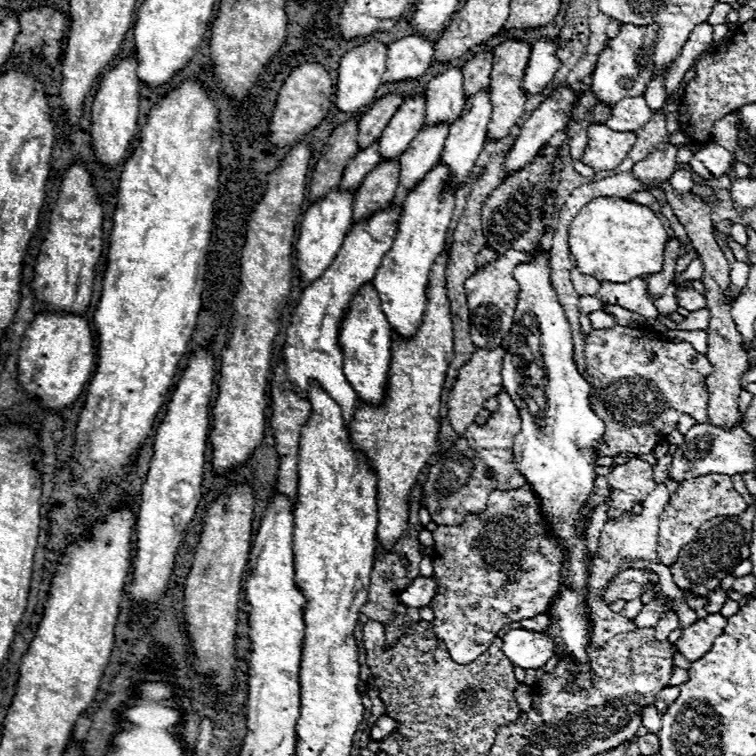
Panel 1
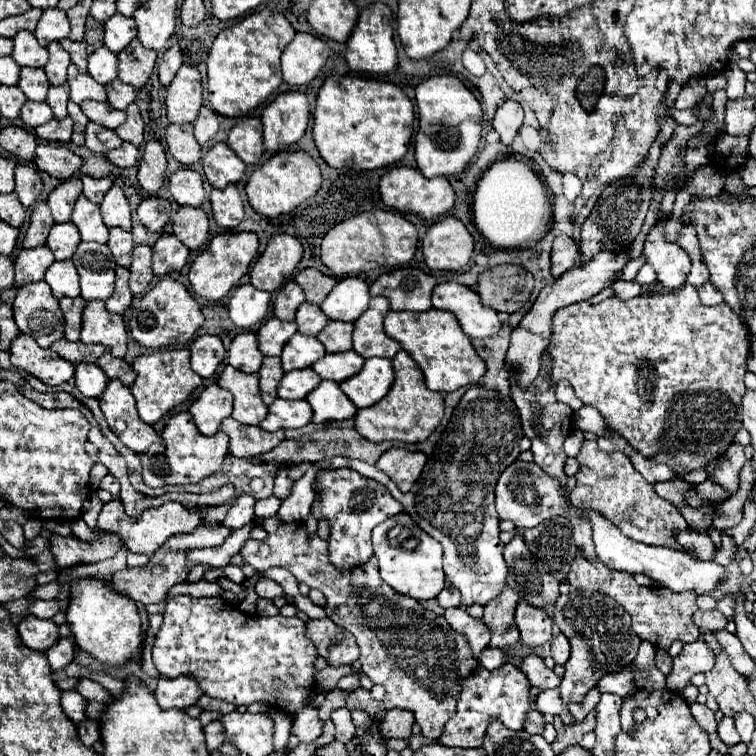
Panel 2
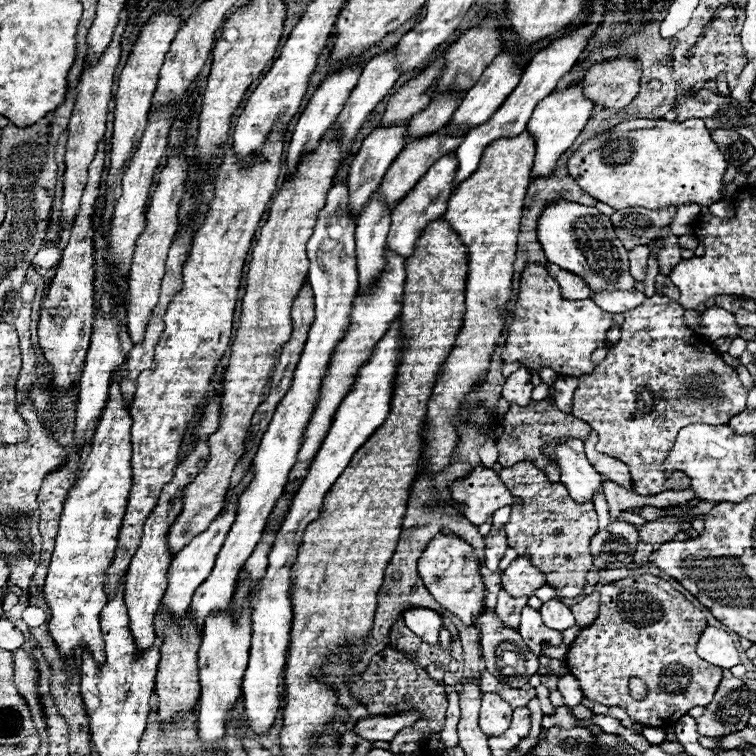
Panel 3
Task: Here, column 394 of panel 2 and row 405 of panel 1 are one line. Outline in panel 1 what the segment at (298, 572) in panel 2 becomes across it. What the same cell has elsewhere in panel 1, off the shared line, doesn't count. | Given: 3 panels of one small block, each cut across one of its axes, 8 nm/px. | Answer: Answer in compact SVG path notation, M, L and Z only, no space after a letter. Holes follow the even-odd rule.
M616 326L610 330L592 330L586 344L586 364L586 378L592 384L592 410L606 424L604 444L598 450L600 456L618 456L622 452L632 452L636 456L650 454L656 448L656 436L670 434L682 414L692 416L698 424L708 420L708 390L704 380L714 370L714 366L688 342L668 342L656 336L654 332L626 326Z

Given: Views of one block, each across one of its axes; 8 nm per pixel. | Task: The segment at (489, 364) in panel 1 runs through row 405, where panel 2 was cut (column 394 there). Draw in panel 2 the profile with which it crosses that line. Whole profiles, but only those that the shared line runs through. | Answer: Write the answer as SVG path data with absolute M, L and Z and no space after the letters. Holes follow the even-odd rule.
M390 448L380 456L376 468L390 476L390 480L402 490L408 492L412 484L418 480L422 468L426 464L426 454L422 452L408 452L404 448Z

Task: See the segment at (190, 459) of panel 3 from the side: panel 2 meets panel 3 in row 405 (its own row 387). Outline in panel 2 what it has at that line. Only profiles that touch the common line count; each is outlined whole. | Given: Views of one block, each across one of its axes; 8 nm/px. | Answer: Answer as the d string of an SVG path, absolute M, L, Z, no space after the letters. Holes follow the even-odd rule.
M210 384L190 406L190 414L198 430L204 436L212 436L220 430L220 422L232 414L232 394L218 384Z

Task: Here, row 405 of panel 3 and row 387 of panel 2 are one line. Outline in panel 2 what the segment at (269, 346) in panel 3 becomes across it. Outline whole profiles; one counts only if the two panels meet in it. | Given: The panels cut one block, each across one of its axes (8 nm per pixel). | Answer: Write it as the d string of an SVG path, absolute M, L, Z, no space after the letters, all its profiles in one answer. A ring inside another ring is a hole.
M226 366L218 378L218 384L234 394L232 416L238 422L258 426L264 420L268 406L260 400L258 374L244 374L240 370L234 370L232 366Z

